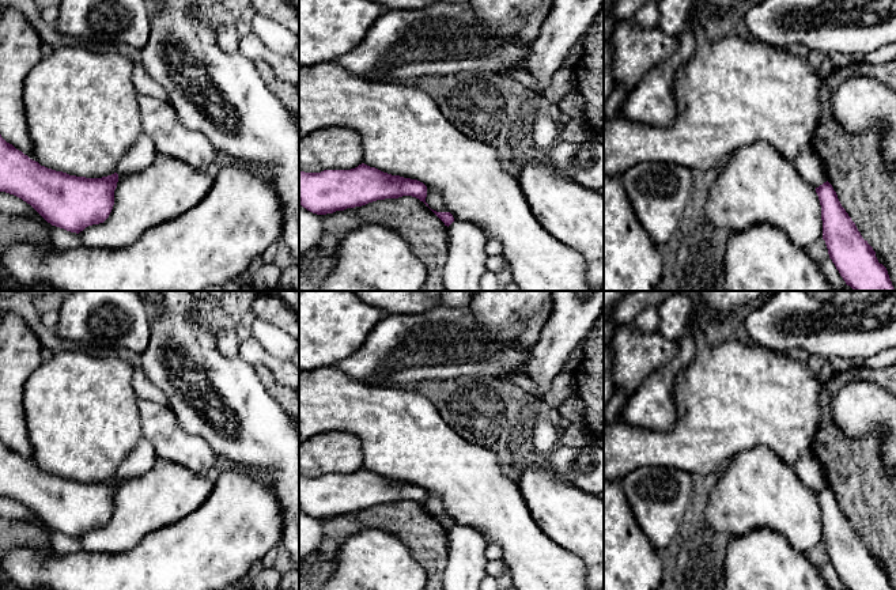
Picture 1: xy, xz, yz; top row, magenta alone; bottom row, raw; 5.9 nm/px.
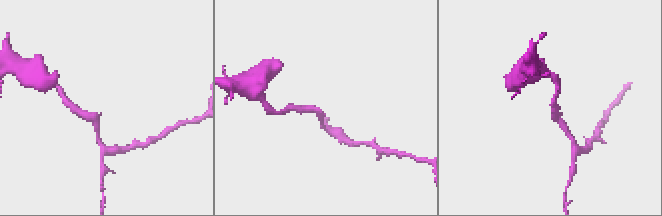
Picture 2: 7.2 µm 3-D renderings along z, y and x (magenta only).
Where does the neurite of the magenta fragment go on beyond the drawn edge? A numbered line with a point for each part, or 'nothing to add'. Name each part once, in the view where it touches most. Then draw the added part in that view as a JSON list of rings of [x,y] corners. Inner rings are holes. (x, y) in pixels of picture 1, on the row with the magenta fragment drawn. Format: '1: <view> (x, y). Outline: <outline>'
nothing to add

